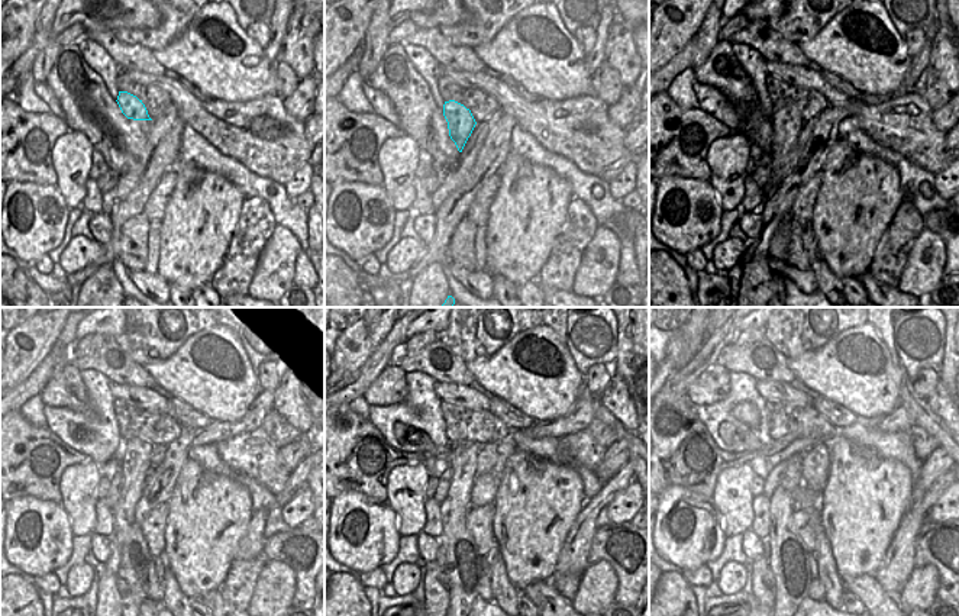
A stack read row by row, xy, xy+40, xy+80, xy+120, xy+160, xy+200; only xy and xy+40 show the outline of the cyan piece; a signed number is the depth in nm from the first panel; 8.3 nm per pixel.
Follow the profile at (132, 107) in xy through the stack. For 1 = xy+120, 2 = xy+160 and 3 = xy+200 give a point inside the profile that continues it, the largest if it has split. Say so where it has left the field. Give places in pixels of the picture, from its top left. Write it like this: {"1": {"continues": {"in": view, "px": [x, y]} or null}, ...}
{"1": {"continues": {"in": "xy+120", "px": [136, 563]}}, "2": {"continues": {"in": "xy+160", "px": [462, 564]}}, "3": {"continues": {"in": "xy+200", "px": [787, 555]}}}

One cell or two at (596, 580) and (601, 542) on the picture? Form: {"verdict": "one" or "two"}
{"verdict": "two"}

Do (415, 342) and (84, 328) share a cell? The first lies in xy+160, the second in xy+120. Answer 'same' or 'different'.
different

